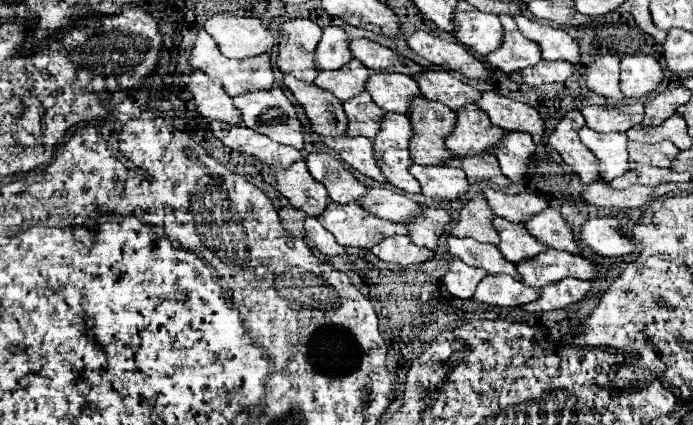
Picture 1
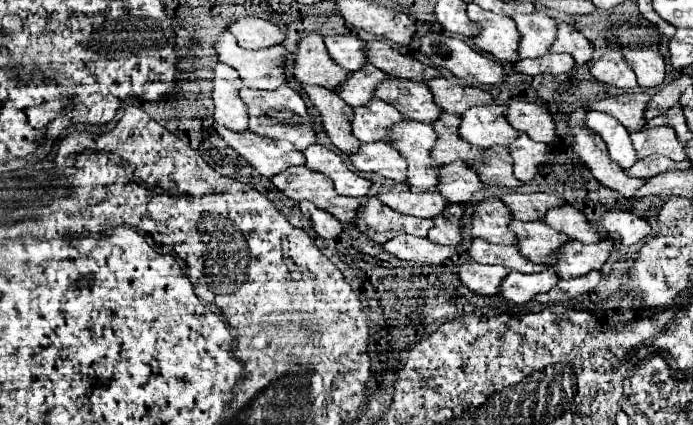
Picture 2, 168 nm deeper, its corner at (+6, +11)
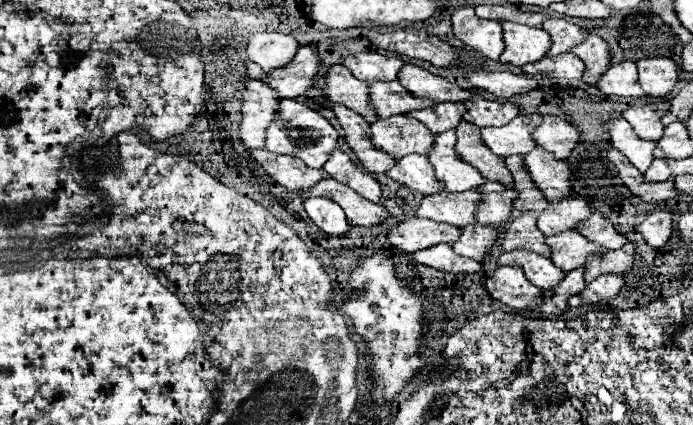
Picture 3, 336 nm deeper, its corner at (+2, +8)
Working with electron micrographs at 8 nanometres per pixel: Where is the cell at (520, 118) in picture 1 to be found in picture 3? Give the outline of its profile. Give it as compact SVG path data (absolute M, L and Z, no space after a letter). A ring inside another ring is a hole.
M542 116L542 124L532 132L536 144L544 146L558 160L568 158L578 142L578 130L560 116Z

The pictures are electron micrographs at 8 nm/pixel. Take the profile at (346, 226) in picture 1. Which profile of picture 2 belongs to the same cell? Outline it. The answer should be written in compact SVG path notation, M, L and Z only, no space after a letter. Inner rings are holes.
M376 197L362 199L362 207L358 209L358 215L354 219L358 229L366 233L372 241L392 239L398 231L410 233L416 237L428 237L428 229L432 229L432 219L418 219L412 215L402 215L380 203Z

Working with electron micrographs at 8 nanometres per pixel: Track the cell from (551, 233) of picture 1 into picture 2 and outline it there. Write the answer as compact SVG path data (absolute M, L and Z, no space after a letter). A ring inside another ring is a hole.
M564 205L560 209L550 209L544 217L544 223L554 227L556 231L566 233L570 239L580 241L580 243L596 243L596 241L604 239L604 235L586 221L584 213L574 209L572 205Z

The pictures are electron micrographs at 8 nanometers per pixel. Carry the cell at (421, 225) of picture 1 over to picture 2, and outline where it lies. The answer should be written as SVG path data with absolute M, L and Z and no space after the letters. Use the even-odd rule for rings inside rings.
M450 205L442 215L434 217L434 227L428 233L428 239L440 245L460 245L462 233L460 233L460 219L464 215L462 205Z

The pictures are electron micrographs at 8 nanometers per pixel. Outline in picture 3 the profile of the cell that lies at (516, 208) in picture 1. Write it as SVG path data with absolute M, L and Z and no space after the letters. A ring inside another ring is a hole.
M566 198L556 202L556 208L550 206L544 212L538 212L538 228L544 236L552 236L556 232L574 228L590 214L592 208L586 204L584 198Z

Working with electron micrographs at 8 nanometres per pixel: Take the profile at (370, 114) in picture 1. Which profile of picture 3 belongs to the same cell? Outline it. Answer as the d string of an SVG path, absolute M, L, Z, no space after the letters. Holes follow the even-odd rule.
M402 114L372 122L370 130L370 140L374 148L396 158L402 158L412 152L426 154L432 146L432 134L428 132L428 128L424 128L424 124L420 124L418 120Z

